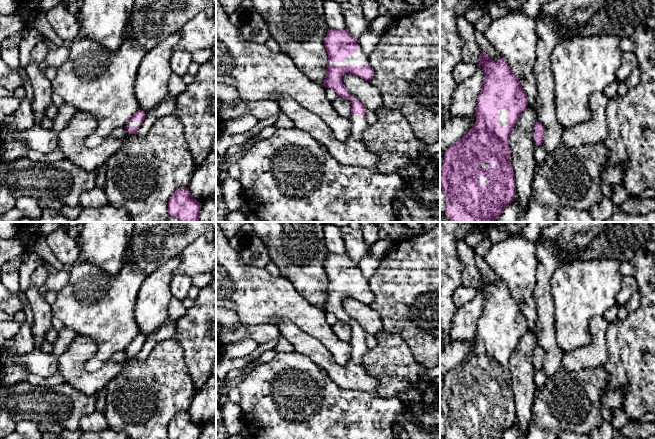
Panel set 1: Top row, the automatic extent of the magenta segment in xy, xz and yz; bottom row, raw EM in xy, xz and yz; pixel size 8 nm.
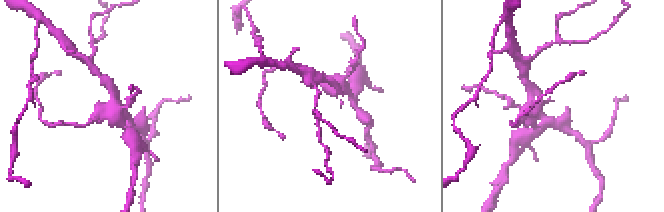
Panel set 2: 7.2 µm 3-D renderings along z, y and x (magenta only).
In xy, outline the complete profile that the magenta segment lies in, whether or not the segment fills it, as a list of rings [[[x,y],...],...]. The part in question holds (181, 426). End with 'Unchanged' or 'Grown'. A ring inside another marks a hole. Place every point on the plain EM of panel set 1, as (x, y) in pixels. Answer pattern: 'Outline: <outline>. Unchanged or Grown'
Outline: [[[186,411],[177,413],[168,425],[169,439],[199,439],[201,427],[194,423]]]. Unchanged

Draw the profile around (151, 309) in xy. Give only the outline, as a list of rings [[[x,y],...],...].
[[[180,258],[168,259],[144,279],[135,304],[135,320],[140,334],[146,338],[153,335],[169,320],[169,303],[173,298],[170,283],[178,272]]]

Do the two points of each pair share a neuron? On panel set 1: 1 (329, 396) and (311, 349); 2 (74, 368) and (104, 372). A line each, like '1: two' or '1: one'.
1: two
2: one

